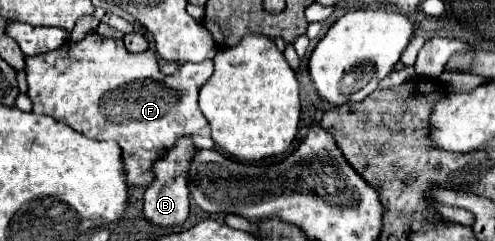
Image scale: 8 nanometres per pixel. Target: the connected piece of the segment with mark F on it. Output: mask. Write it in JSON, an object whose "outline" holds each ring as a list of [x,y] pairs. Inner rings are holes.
{"outline":[[[96,32],[88,34],[80,42],[66,42],[58,50],[28,56],[26,58],[26,74],[28,74],[28,96],[34,102],[36,114],[48,114],[60,122],[66,122],[72,130],[84,134],[94,140],[116,140],[122,148],[126,160],[126,176],[132,186],[150,186],[154,182],[154,164],[166,156],[166,152],[176,144],[182,136],[192,136],[208,128],[208,120],[198,108],[198,92],[212,76],[212,60],[202,64],[186,62],[178,68],[176,74],[164,76],[158,68],[156,54],[152,50],[130,54],[122,40],[102,38]]]}

